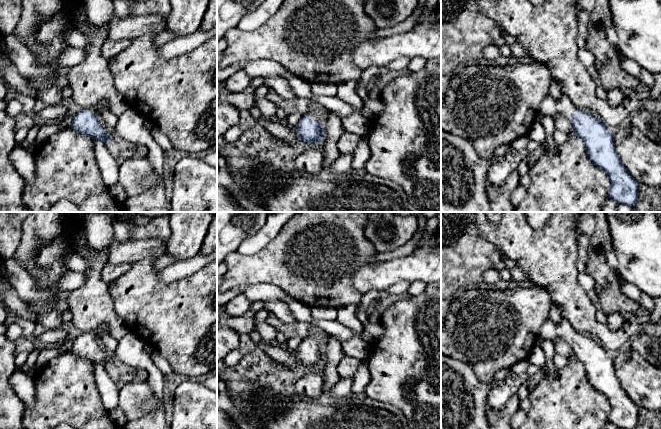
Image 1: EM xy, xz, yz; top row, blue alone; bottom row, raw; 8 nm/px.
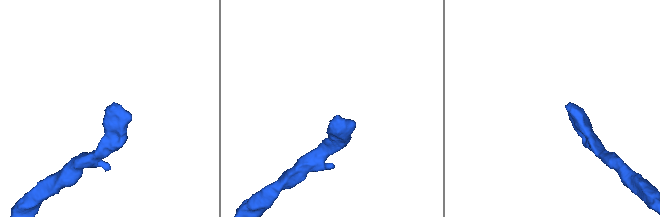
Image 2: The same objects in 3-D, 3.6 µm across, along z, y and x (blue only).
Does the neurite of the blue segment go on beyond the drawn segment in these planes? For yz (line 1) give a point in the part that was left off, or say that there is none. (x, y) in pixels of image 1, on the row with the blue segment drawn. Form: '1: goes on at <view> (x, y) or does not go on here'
1: goes on at yz (549, 106)

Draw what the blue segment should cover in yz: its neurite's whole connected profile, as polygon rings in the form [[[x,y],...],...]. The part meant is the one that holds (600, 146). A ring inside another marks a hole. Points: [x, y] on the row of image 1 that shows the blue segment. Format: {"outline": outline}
{"outline": [[[548,94],[537,116],[555,114],[570,120],[573,131],[584,142],[588,158],[608,175],[611,182],[608,198],[617,204],[634,207],[639,196],[639,184],[622,164],[615,148],[614,135],[608,126],[593,114],[578,109],[565,94],[561,94],[557,100]]]}

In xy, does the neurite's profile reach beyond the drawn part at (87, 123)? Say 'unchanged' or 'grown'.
grown

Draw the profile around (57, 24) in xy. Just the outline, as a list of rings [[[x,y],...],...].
[[[59,12],[39,27],[36,38],[40,43],[48,42],[56,35],[62,34],[66,27],[67,23],[64,14]]]

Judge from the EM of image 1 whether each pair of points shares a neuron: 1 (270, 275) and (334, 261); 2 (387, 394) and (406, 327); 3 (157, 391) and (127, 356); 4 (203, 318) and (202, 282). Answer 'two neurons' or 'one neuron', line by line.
1: one neuron
2: one neuron
3: one neuron
4: one neuron

